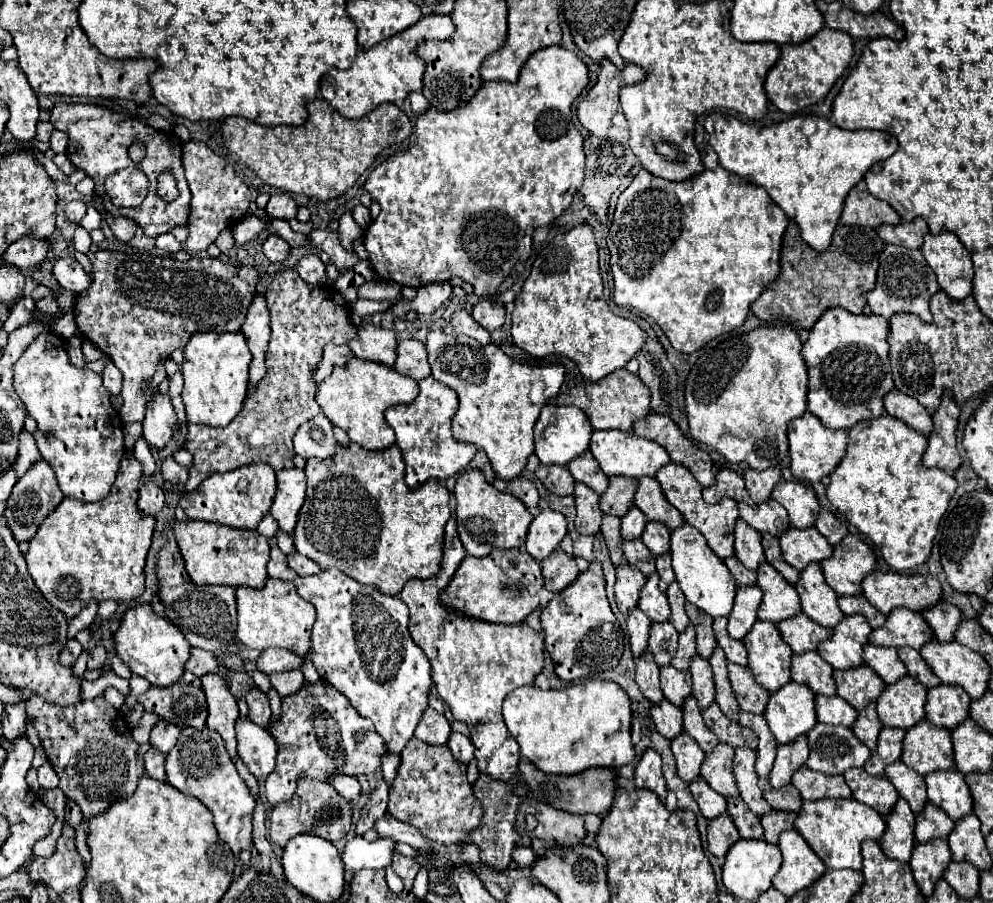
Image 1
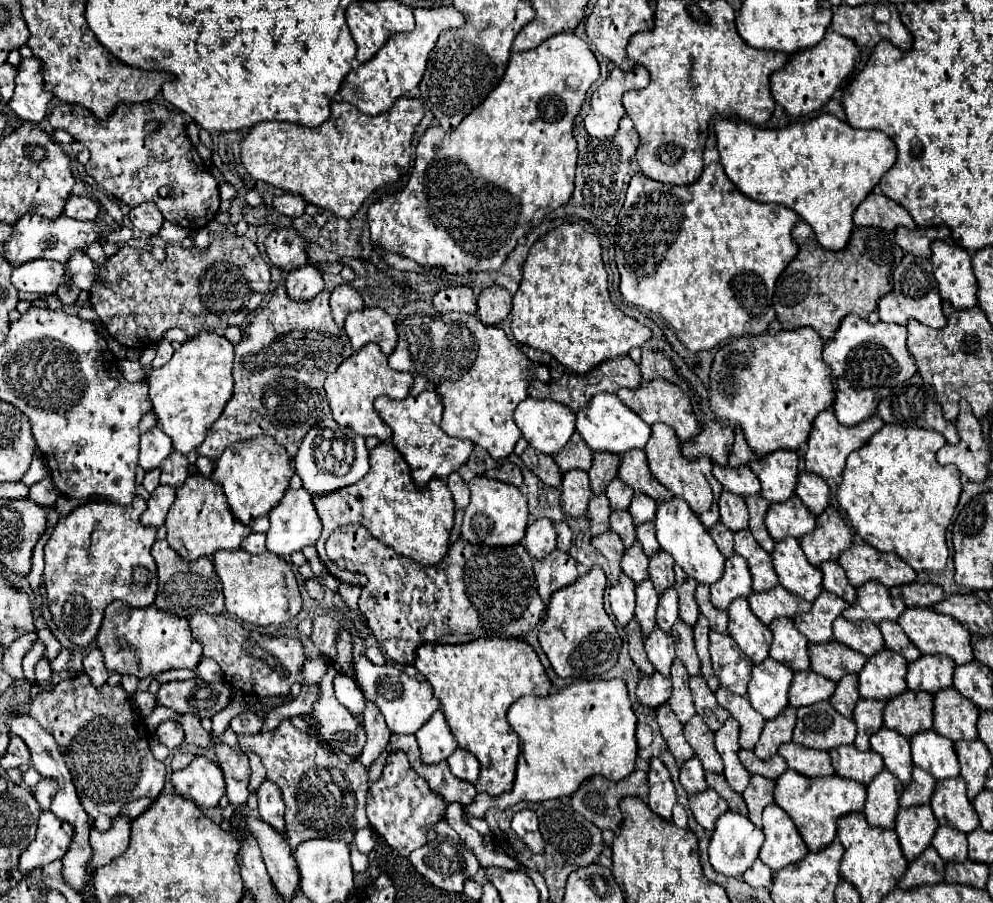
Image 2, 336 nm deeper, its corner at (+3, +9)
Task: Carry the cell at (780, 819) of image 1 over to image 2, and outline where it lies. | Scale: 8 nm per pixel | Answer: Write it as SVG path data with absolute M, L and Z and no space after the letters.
M751 775L749 787L743 791L743 799L749 809L749 819L757 827L761 827L763 809L773 803L773 789L775 789L775 783L771 779L761 775Z

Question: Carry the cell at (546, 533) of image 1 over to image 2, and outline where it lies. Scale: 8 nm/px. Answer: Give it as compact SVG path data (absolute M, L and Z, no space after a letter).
M537 519L527 527L527 535L523 539L525 549L533 559L543 559L547 553L557 547L557 531L549 519Z

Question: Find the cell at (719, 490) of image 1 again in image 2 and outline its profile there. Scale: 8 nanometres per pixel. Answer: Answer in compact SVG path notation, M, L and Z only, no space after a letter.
M711 421L711 423L703 425L699 435L681 443L681 453L687 459L697 459L701 455L707 455L717 465L727 465L731 445L733 445L731 425Z

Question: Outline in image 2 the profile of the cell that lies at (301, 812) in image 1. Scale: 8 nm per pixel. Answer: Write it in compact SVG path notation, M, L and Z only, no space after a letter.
M289 719L281 721L273 731L237 735L237 741L245 755L257 753L261 757L261 763L267 769L267 779L275 781L275 785L281 789L281 797L287 807L285 823L291 851L295 851L299 843L317 837L351 843L355 831L369 825L365 815L369 769L363 767L359 759L343 763L315 737L309 737L307 733L293 727Z

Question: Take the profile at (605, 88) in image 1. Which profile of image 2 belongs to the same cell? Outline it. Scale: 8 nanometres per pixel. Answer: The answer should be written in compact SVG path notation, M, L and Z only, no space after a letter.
M635 65L633 71L625 73L615 67L607 81L593 93L591 111L585 117L585 129L591 137L613 137L619 129L619 121L625 115L621 97L629 89L643 89L649 83L649 71L641 65Z

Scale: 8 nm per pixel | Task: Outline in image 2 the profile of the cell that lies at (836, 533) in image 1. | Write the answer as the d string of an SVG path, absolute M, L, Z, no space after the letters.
M801 473L797 477L795 495L809 507L813 515L823 513L823 509L829 505L829 487L825 479L815 473Z

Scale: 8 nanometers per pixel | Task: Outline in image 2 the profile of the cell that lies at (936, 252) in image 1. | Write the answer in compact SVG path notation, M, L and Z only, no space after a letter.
M933 241L931 245L933 249L933 257L931 257L931 263L933 263L933 275L937 279L937 285L939 285L939 295L949 301L955 309L973 309L977 305L977 279L973 275L973 269L971 269L971 257L969 253L959 247L959 245L953 245L949 241Z

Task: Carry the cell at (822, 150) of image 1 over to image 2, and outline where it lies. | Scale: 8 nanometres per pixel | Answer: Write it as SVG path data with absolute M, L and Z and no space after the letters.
M829 113L783 129L761 129L739 119L719 119L715 135L721 163L735 187L755 201L781 203L799 213L829 251L847 247L855 229L853 211L897 159L897 147L885 133L853 129Z

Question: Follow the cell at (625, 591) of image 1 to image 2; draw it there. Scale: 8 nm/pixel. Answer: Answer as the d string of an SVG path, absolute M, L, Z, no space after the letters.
M605 531L603 535L597 535L597 537L591 537L591 545L609 561L609 567L611 567L611 575L613 579L619 577L621 573L621 557L623 557L623 541L619 535L615 535L613 531Z

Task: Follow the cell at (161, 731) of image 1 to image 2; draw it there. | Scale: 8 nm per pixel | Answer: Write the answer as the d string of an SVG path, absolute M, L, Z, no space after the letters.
M169 719L169 721L163 721L163 723L157 727L157 737L159 737L159 741L161 741L165 747L169 747L169 749L179 749L185 735L183 735L183 727L181 727L177 721Z

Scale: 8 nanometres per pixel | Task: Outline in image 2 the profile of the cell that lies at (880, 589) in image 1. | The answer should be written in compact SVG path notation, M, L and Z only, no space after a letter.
M867 543L851 545L839 555L837 563L845 569L853 587L861 587L871 579L885 587L905 585L917 579L917 573L901 557L895 557L895 553L881 553Z

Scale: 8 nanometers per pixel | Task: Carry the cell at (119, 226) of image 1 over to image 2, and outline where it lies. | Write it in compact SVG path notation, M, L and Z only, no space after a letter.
M143 203L139 207L133 207L129 213L129 219L135 229L147 231L151 235L157 235L163 227L163 221L165 221L155 203Z

